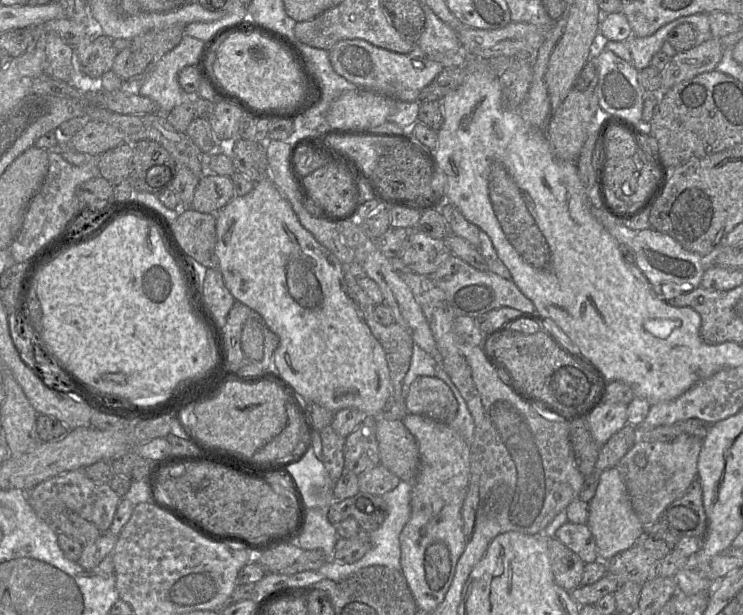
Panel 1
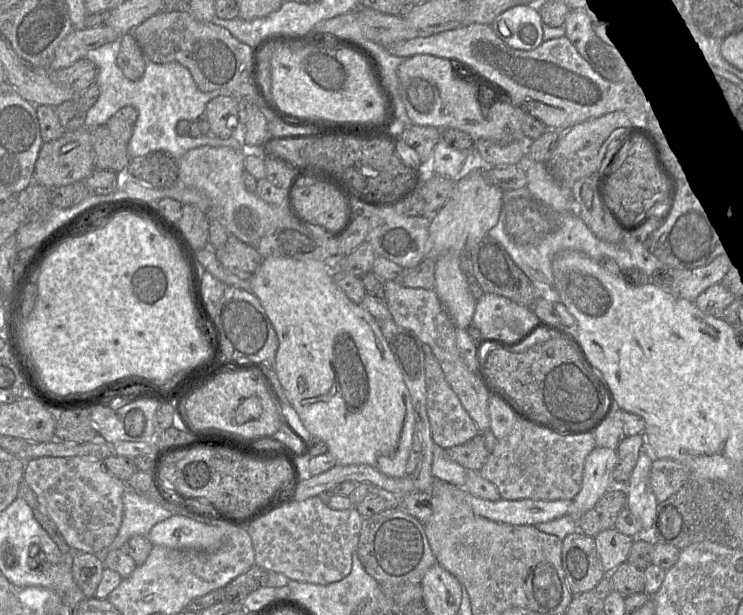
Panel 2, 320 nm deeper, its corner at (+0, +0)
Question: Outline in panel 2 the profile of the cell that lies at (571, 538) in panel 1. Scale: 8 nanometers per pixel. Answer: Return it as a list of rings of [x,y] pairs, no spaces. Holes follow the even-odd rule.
[[[615,528],[603,530],[594,537],[605,574],[610,574],[620,564],[628,561],[634,540],[635,538],[625,535]]]

